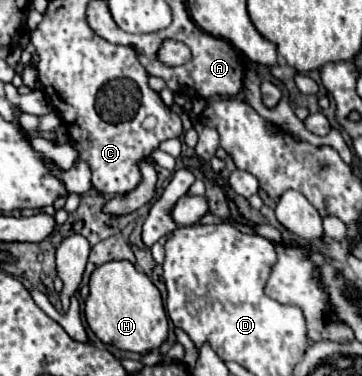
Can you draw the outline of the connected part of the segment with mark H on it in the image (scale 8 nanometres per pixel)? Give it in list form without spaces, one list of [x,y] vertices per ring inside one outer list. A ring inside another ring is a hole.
[[[109,261],[93,271],[89,279],[89,297],[85,299],[85,319],[89,329],[105,345],[133,353],[149,353],[159,349],[169,331],[157,287],[129,261]]]

